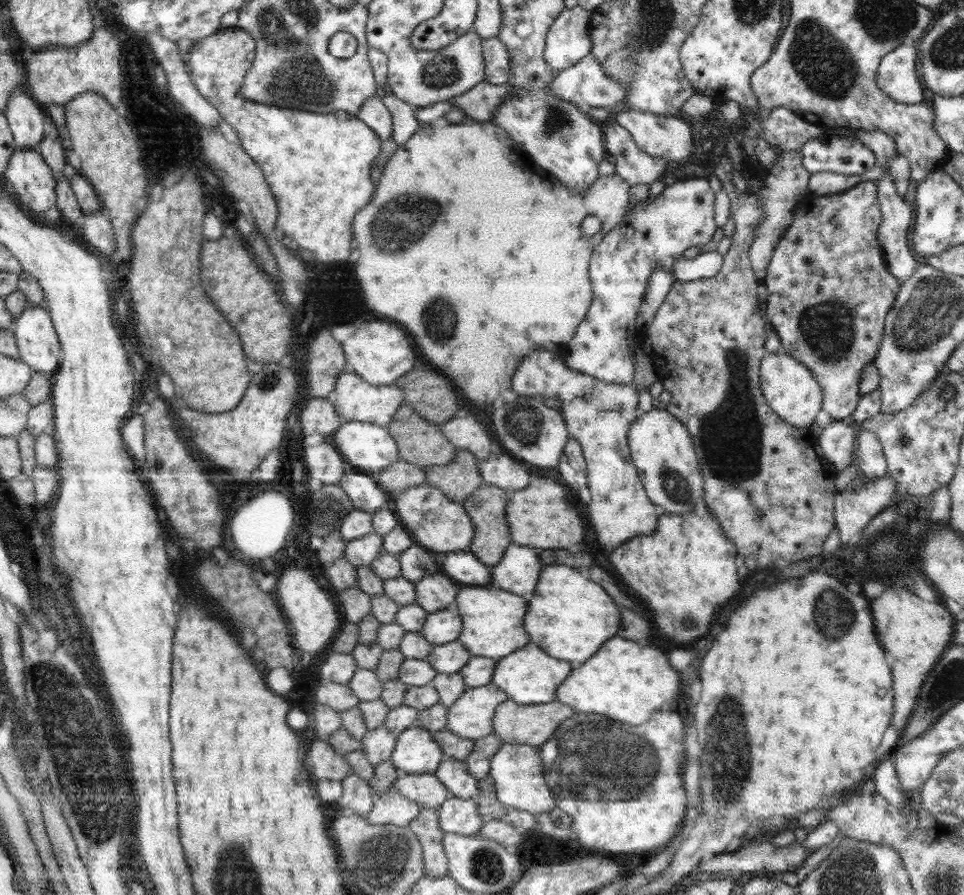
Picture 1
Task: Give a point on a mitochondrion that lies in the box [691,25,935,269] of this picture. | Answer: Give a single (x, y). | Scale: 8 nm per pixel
(847, 159)

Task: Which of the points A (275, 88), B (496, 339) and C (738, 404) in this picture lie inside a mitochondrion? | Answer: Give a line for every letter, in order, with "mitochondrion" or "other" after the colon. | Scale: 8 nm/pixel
A: mitochondrion
B: other
C: mitochondrion

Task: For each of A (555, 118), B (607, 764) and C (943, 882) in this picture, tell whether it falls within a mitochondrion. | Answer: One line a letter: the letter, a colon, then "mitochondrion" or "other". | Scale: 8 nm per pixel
A: mitochondrion
B: mitochondrion
C: mitochondrion

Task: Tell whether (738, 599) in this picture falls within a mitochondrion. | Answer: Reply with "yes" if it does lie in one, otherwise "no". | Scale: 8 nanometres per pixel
no

